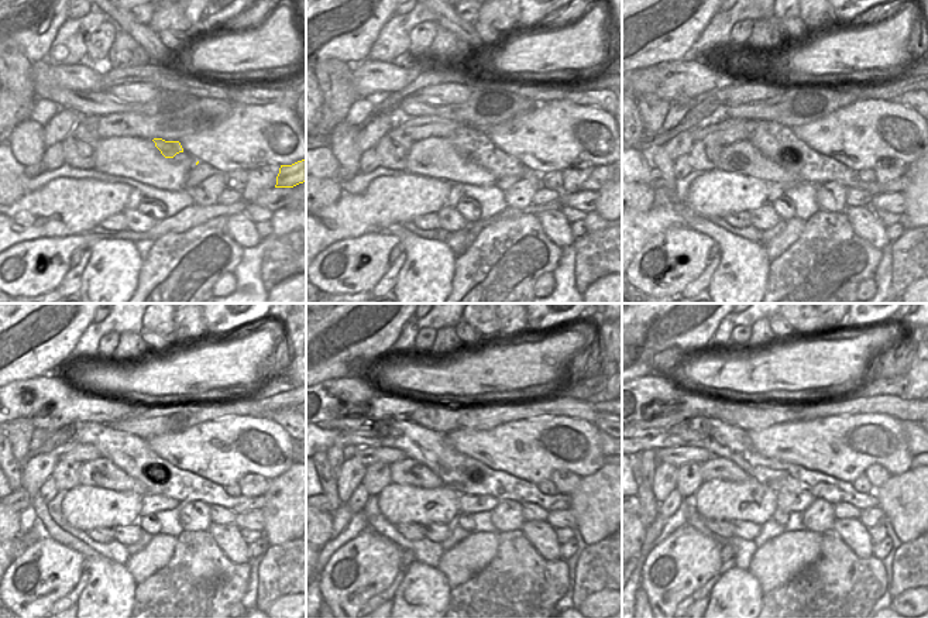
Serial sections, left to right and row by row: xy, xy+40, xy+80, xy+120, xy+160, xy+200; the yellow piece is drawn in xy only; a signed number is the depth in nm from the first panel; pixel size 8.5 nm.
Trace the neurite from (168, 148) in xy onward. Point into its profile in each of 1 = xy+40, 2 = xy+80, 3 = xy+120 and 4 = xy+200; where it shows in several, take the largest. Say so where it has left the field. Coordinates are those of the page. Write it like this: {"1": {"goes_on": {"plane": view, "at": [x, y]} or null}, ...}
{"1": {"goes_on": {"plane": "xy+40", "at": [473, 146]}}, "2": {"goes_on": {"plane": "xy+80", "at": [777, 143]}}, "3": {"goes_on": {"plane": "xy+120", "at": [133, 455]}}, "4": {"goes_on": {"plane": "xy+200", "at": [776, 474]}}}

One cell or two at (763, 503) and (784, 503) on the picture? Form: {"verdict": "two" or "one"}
{"verdict": "two"}

